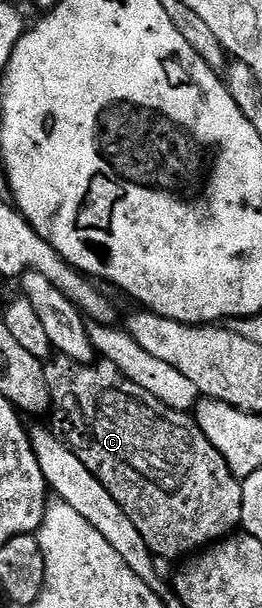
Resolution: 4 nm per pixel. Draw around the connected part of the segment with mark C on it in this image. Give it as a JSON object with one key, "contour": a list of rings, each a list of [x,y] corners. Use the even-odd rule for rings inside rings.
{"contour":[[[54,354],[44,364],[44,369],[46,387],[49,390],[52,406],[51,418],[53,417],[54,423],[52,426],[58,430],[59,438],[70,447],[75,453],[75,457],[79,457],[79,461],[83,461],[83,465],[87,465],[87,469],[91,469],[91,473],[95,473],[95,477],[99,477],[103,489],[107,489],[107,493],[111,493],[111,497],[115,497],[115,501],[119,501],[119,509],[123,509],[123,513],[127,513],[127,517],[131,517],[131,525],[135,525],[135,529],[139,529],[140,536],[143,537],[143,541],[147,541],[147,545],[156,558],[170,561],[184,560],[186,557],[234,534],[241,527],[242,480],[233,476],[223,453],[219,453],[219,449],[215,449],[215,445],[211,445],[211,441],[207,441],[207,437],[203,437],[203,429],[199,429],[196,418],[192,414],[176,411],[163,405],[163,401],[159,401],[159,397],[151,397],[151,393],[147,393],[147,389],[139,389],[139,385],[135,385],[135,381],[128,379],[119,368],[104,361],[80,363],[69,359],[66,355]]]}

